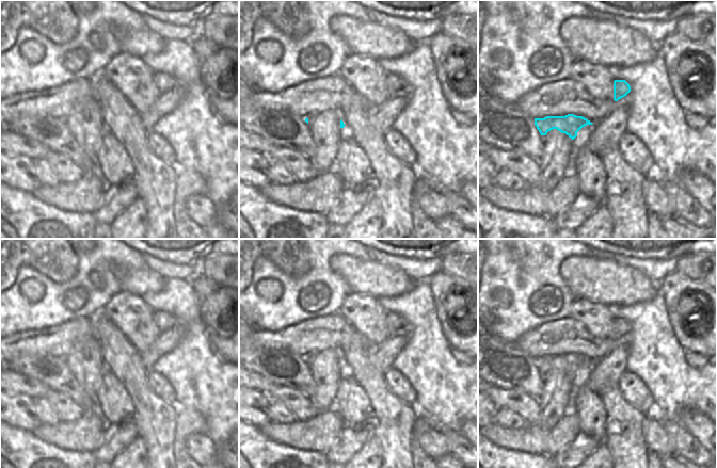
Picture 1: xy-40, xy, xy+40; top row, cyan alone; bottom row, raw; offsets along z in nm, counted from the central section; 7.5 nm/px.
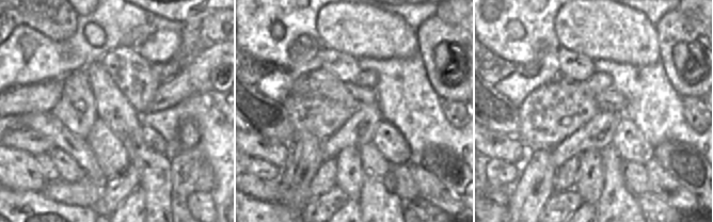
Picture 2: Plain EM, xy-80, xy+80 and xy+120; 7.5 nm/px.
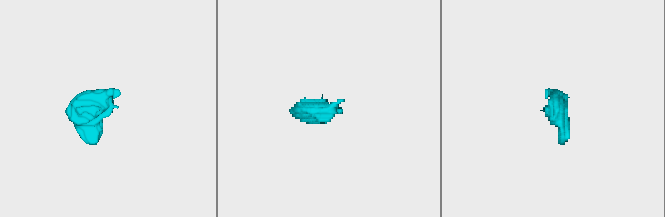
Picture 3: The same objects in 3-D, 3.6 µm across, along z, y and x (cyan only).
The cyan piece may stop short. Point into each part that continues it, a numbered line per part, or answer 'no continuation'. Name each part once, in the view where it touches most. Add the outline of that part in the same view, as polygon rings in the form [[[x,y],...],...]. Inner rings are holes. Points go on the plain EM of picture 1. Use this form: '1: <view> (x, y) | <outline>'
no continuation

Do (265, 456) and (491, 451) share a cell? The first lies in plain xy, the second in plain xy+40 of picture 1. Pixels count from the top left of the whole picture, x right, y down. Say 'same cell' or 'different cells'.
same cell

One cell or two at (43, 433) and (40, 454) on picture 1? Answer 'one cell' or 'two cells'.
two cells

